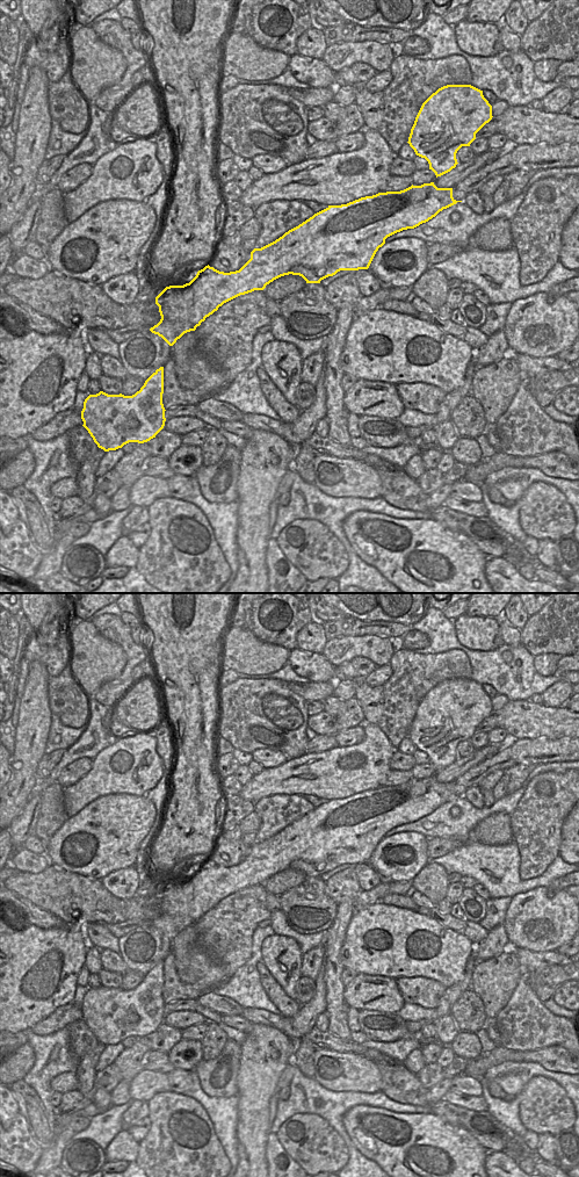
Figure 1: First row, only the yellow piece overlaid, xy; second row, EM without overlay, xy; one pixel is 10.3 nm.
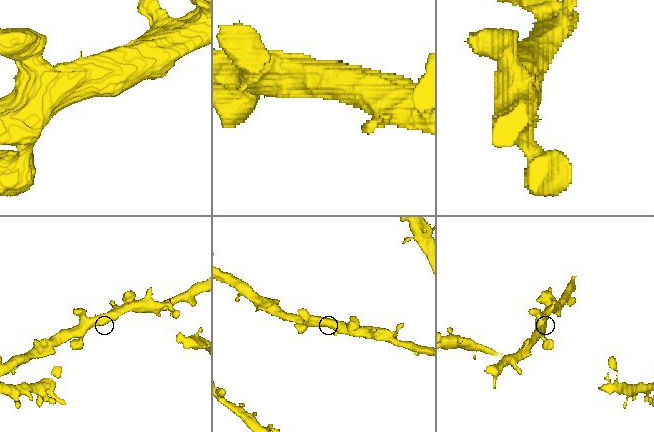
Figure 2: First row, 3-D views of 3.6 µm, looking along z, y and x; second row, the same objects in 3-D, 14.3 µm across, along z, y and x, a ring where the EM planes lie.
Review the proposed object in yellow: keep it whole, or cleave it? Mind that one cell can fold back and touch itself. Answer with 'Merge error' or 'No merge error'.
No merge error.

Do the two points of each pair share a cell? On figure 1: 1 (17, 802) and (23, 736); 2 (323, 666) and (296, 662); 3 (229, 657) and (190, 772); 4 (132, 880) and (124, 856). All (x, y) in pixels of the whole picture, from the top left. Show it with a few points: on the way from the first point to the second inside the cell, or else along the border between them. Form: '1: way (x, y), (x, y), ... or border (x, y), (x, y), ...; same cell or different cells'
1: way (19, 786), (23, 778), (23, 752); same cell
2: way (316, 666), (303, 663); same cell
3: border (222, 640), (221, 668); different cells
4: border (134, 865), (127, 868), (117, 868), (102, 878); different cells

